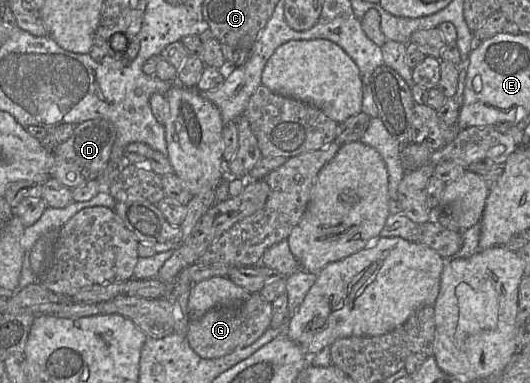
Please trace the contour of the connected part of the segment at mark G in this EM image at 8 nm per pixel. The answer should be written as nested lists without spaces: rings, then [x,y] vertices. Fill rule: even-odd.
[[[254,292],[240,304],[217,307],[201,318],[188,323],[187,340],[191,348],[202,358],[215,359],[230,354],[236,349],[251,345],[270,327],[273,315],[272,304]]]

